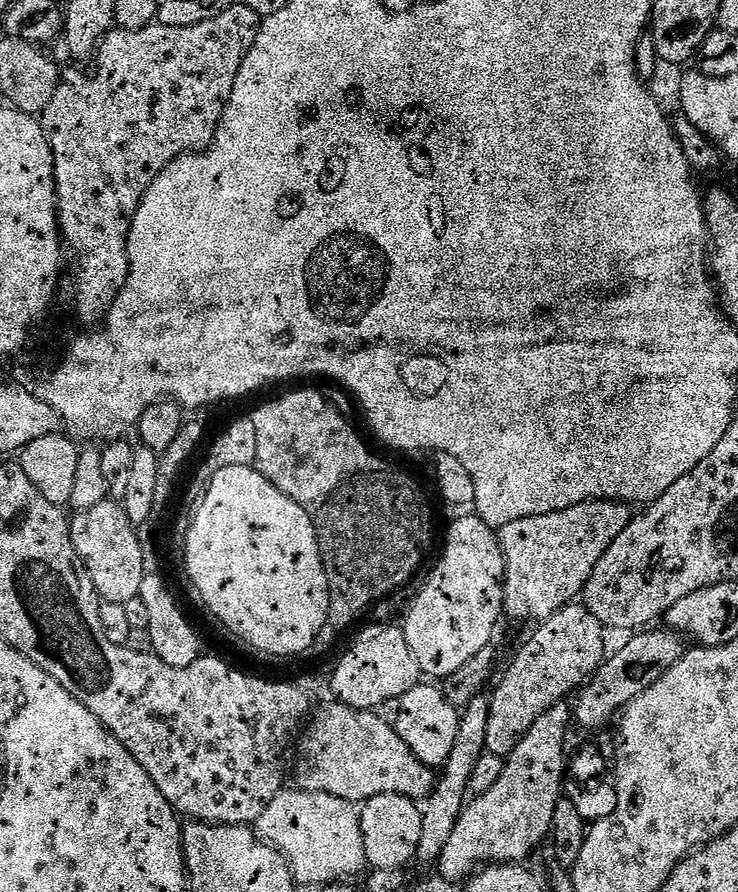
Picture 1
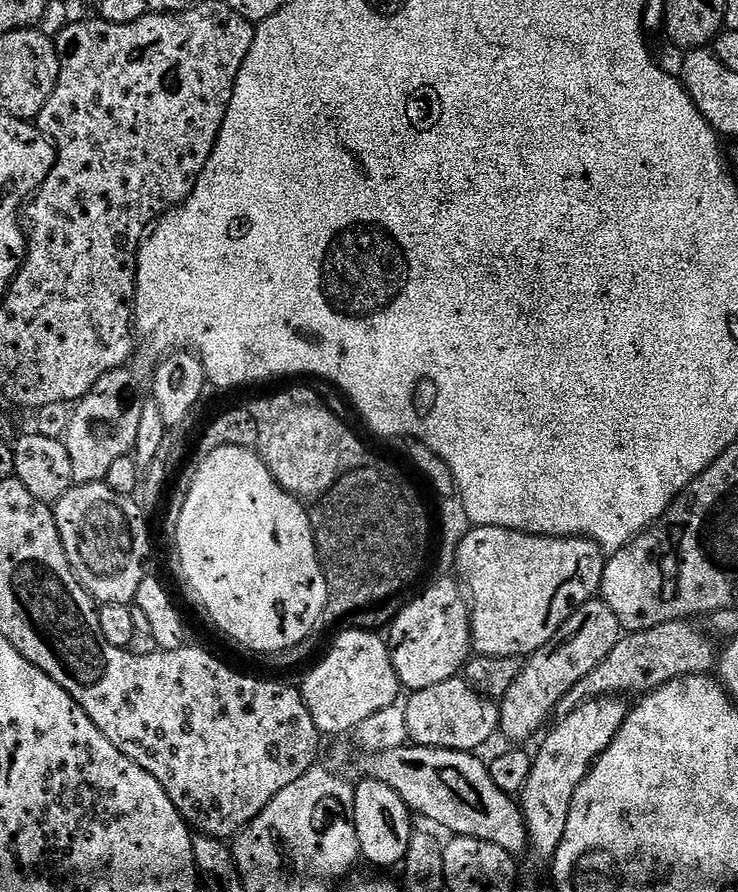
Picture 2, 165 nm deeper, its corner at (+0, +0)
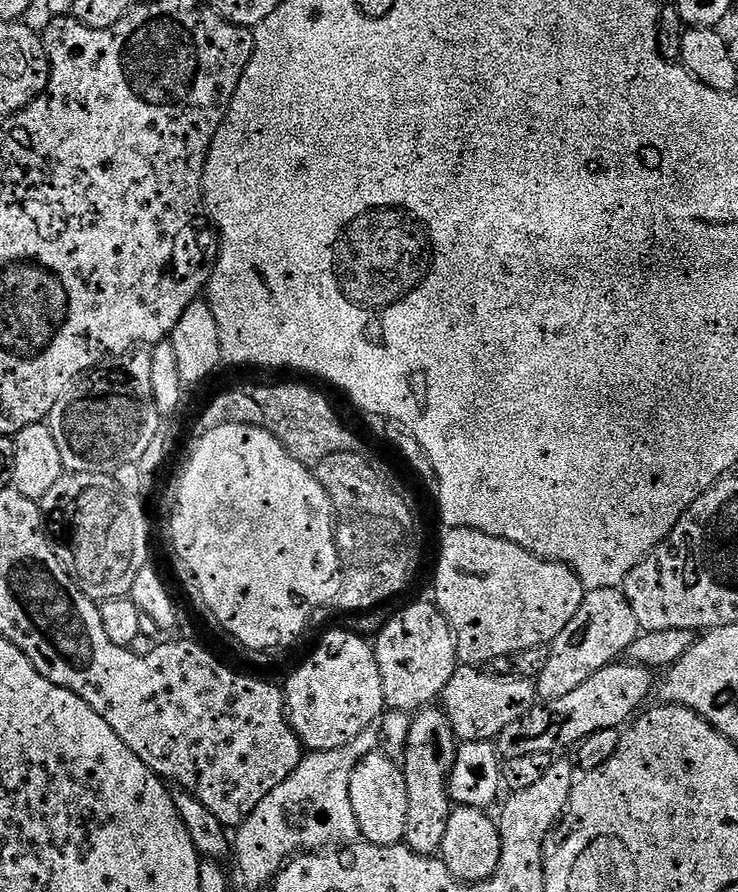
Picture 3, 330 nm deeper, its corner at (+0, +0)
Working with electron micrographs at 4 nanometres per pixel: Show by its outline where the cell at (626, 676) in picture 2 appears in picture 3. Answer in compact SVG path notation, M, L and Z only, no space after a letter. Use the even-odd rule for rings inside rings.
M613 662L602 670L590 674L582 686L562 694L562 698L537 702L522 718L510 722L506 730L496 737L494 747L501 761L519 758L528 754L560 752L595 732L604 732L607 728L616 728L619 724L627 725L645 707L644 699L653 695L653 673L631 662Z

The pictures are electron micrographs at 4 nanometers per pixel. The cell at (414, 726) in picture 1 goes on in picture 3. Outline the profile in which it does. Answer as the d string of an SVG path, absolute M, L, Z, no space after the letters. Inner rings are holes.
M476 666L457 667L455 674L446 682L444 694L442 697L442 707L445 715L448 716L448 722L457 741L467 742L470 740L483 740L485 742L495 741L496 737L510 726L510 722L515 722L517 718L522 718L526 710L530 710L538 702L536 695L536 685L531 679L527 680L524 676L491 676Z

